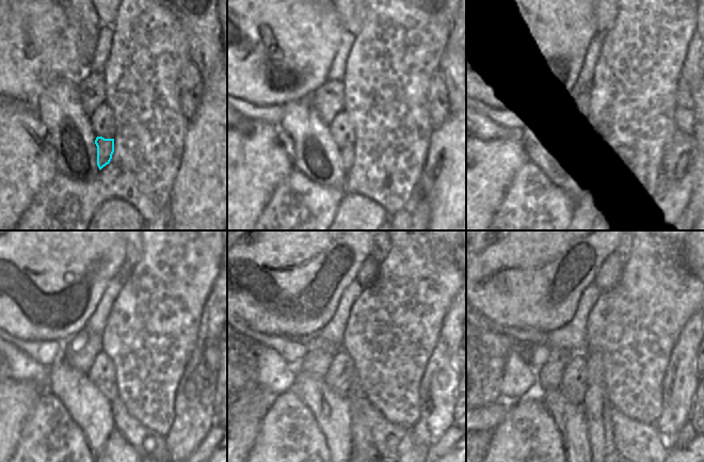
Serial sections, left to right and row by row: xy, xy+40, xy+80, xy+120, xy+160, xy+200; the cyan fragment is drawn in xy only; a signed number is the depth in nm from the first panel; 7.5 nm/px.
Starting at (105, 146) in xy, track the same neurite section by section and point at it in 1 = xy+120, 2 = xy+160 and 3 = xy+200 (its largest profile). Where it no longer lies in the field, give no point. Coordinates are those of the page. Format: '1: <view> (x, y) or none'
1: xy+120 (148, 447)
2: xy+160 (387, 447)
3: xy+200 (628, 447)

